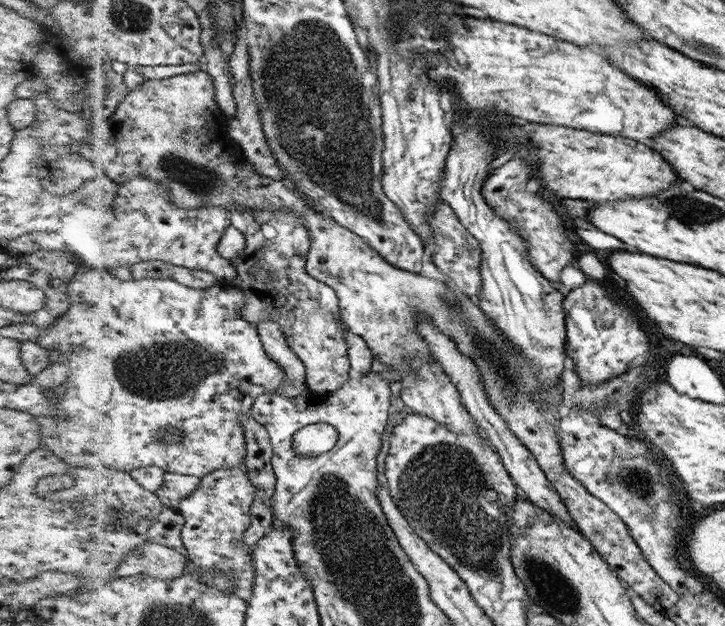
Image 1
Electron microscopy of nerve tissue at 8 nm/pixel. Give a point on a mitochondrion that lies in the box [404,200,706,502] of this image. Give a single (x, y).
(507, 379)

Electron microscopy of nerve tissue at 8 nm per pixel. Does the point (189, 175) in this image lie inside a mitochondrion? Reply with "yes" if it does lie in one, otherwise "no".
yes

